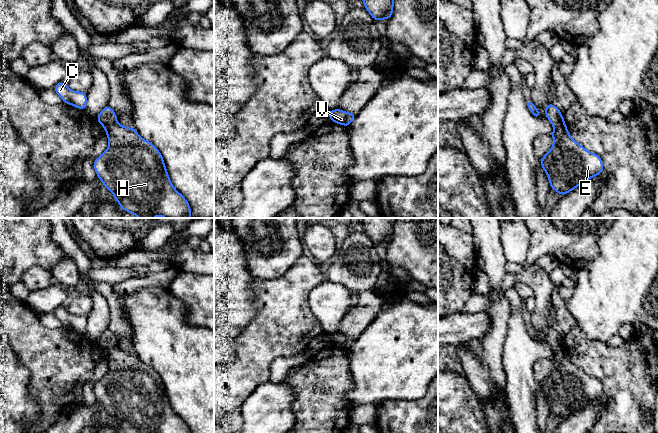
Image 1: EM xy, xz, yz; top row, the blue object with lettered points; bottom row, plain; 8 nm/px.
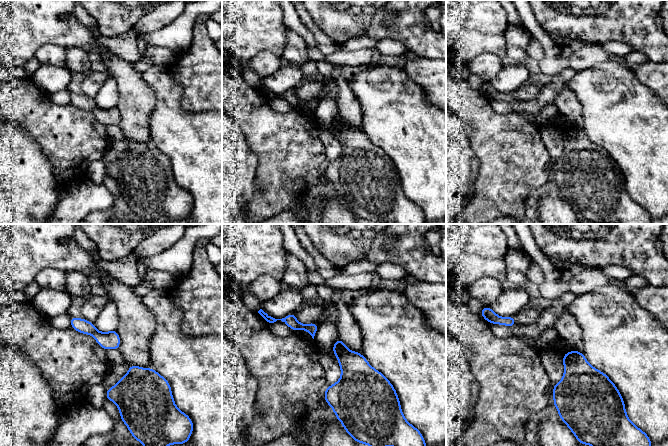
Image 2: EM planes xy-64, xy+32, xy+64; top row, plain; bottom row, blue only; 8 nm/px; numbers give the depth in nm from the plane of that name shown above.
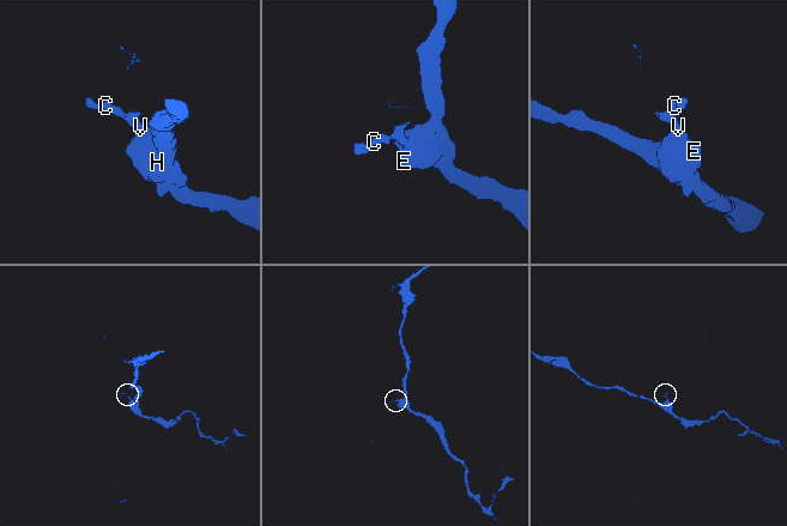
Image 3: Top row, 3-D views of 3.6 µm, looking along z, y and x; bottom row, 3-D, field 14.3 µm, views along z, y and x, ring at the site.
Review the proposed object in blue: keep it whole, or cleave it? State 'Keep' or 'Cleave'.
Cleave

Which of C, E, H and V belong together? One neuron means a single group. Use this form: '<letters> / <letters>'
C / E H V

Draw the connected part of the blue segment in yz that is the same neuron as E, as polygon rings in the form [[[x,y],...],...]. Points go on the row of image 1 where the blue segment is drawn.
[[[565,123],[554,126],[551,136],[552,149],[539,162],[548,176],[551,189],[561,197],[603,173],[601,157],[577,143]]]

